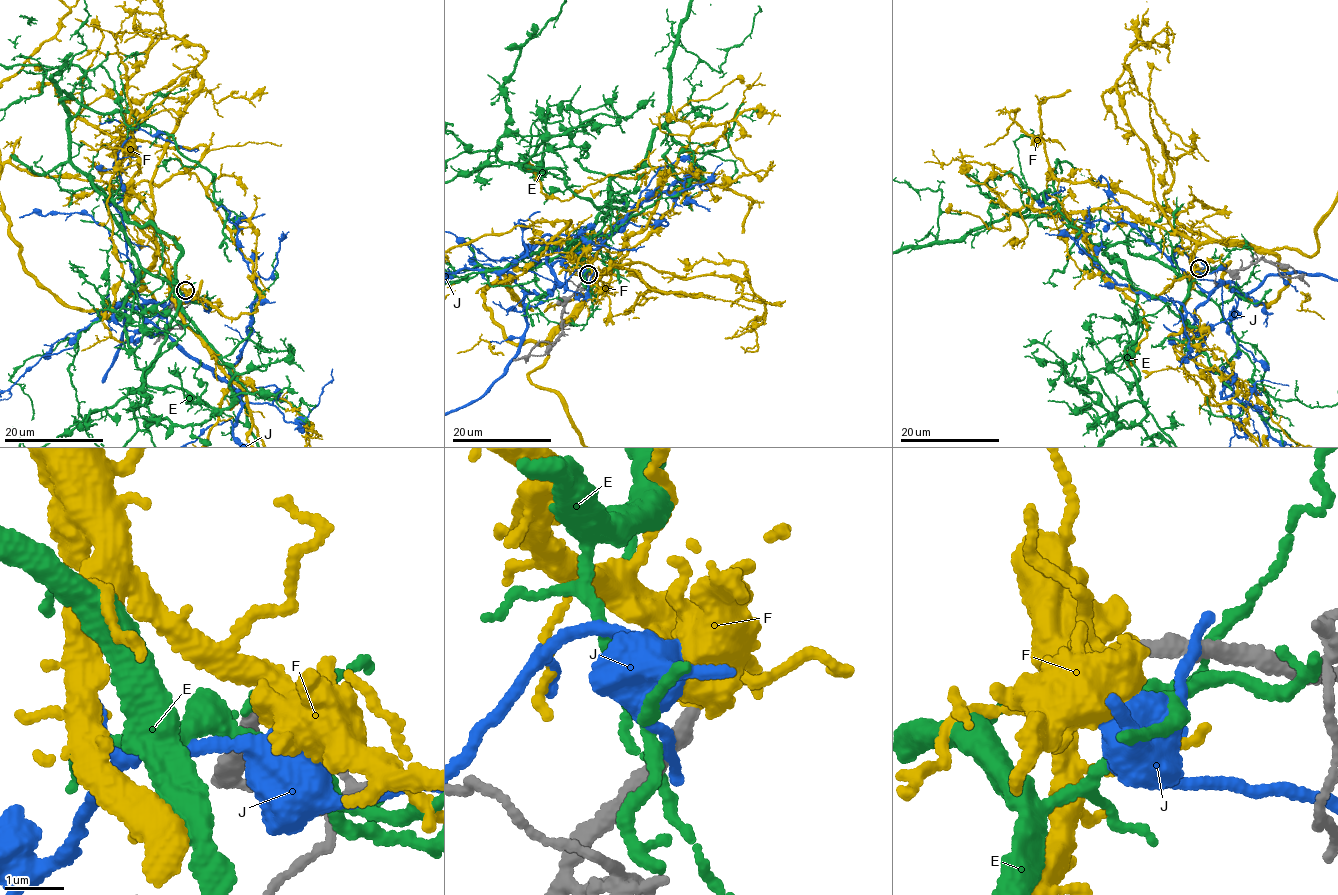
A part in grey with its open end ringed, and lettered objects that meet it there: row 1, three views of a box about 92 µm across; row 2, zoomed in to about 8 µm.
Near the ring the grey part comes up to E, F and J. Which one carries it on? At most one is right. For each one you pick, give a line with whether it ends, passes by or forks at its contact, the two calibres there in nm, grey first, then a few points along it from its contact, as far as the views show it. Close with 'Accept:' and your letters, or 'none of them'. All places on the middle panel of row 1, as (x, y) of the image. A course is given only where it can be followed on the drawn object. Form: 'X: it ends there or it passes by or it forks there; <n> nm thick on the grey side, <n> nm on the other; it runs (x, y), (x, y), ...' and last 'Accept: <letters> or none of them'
F: it forks there; 240 nm thick on the grey side, 300 nm on the other; it runs (588, 274), (588, 293), (529, 381), (558, 395), (585, 445)
Accept: F

